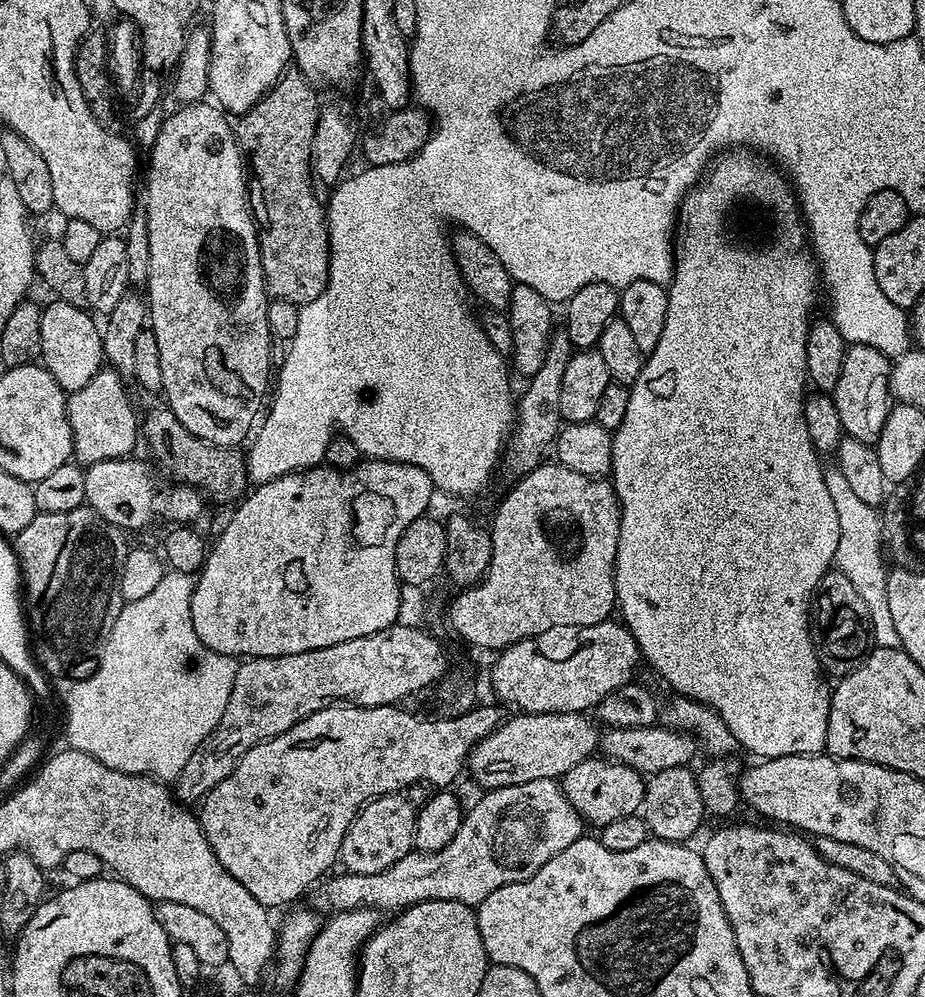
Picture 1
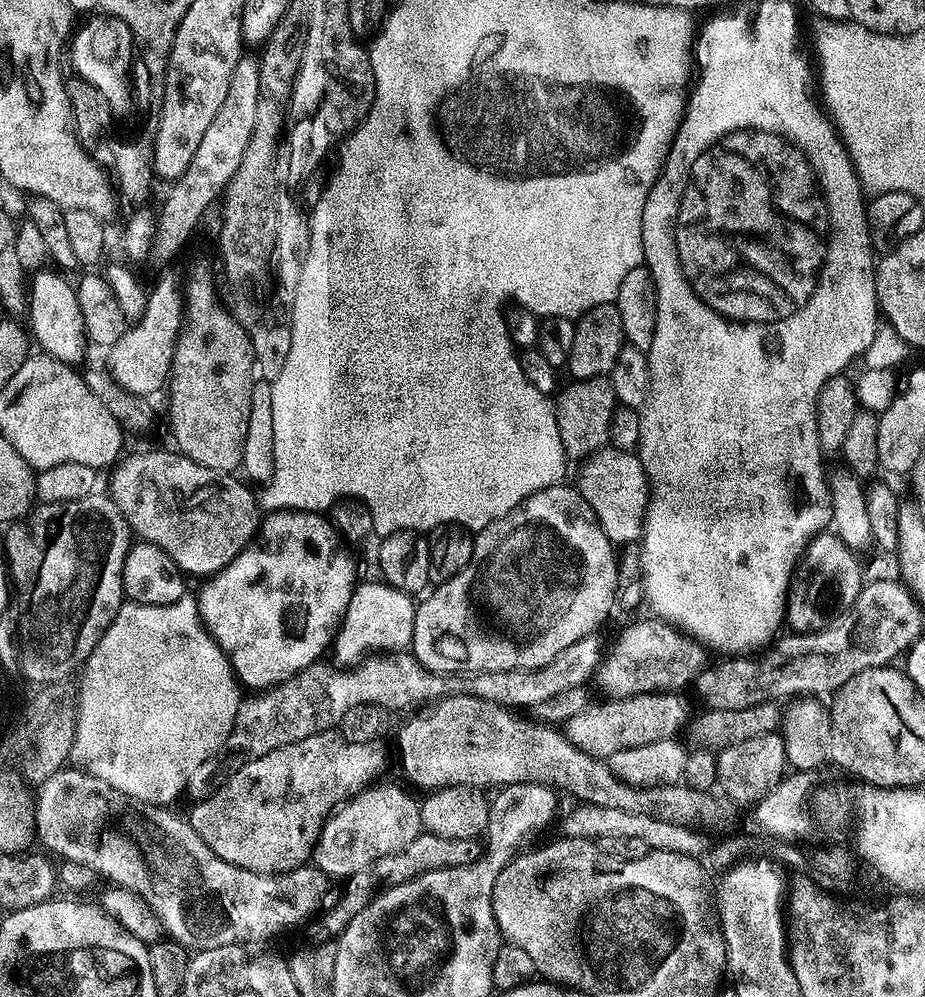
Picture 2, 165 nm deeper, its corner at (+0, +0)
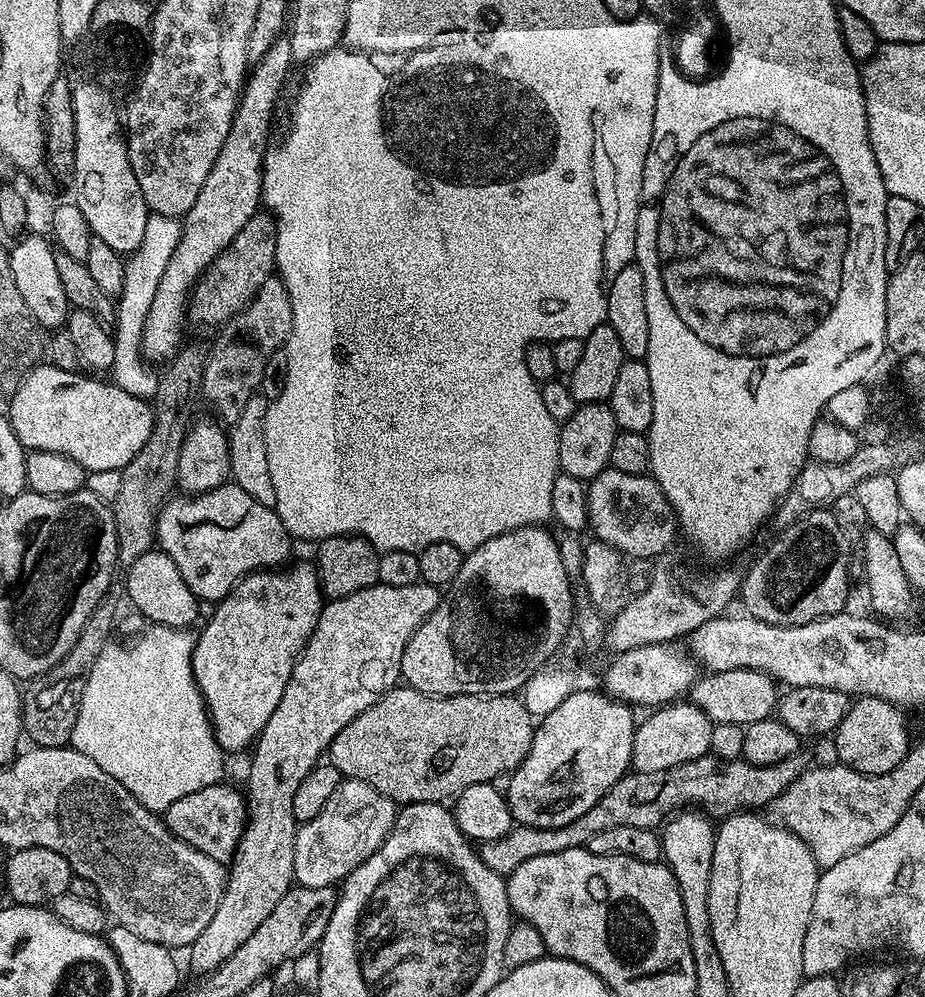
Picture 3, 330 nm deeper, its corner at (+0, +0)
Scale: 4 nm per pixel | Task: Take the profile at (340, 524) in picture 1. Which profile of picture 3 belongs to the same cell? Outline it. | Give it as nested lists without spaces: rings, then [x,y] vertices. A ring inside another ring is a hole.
[[[311,563],[287,568],[261,570],[245,576],[230,595],[213,607],[216,609],[213,610],[208,625],[196,636],[192,673],[200,693],[204,695],[204,705],[208,707],[216,741],[228,754],[255,745],[260,731],[266,722],[270,722],[270,714],[278,710],[278,702],[282,702],[282,690],[286,690],[286,682],[290,682],[296,660],[302,654],[326,603],[317,569]]]

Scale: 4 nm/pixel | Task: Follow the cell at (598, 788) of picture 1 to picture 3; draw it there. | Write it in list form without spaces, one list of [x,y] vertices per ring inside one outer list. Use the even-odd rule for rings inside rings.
[[[671,702],[657,707],[645,720],[637,723],[632,751],[632,768],[635,771],[670,770],[670,766],[682,766],[682,762],[694,762],[694,758],[711,753],[712,719],[695,704],[682,703]]]

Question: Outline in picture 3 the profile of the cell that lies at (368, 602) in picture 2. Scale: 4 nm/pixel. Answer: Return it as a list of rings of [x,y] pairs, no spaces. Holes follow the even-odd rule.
[[[423,582],[414,586],[386,586],[377,583],[357,593],[346,597],[329,599],[320,611],[318,622],[296,660],[294,670],[290,674],[290,682],[286,682],[286,690],[282,690],[282,702],[278,702],[278,710],[270,714],[270,722],[260,731],[259,737],[251,749],[252,761],[248,764],[248,788],[246,787],[246,819],[244,832],[240,836],[240,844],[236,848],[236,855],[232,857],[228,881],[224,887],[224,897],[214,914],[210,918],[210,926],[198,934],[198,938],[187,949],[186,955],[192,963],[196,974],[213,972],[262,922],[266,922],[270,910],[278,906],[278,898],[286,894],[293,887],[294,877],[294,842],[298,819],[292,809],[292,803],[300,792],[300,783],[312,772],[312,767],[319,762],[320,756],[327,753],[332,740],[362,710],[374,706],[378,698],[384,693],[397,687],[401,679],[400,667],[402,654],[418,626],[422,626],[424,619],[430,615],[442,602],[441,589],[434,584]]]

